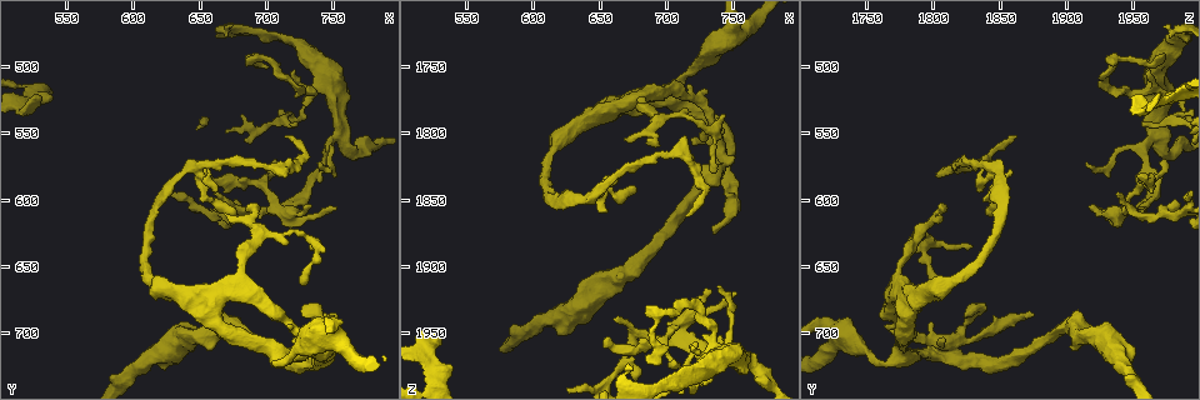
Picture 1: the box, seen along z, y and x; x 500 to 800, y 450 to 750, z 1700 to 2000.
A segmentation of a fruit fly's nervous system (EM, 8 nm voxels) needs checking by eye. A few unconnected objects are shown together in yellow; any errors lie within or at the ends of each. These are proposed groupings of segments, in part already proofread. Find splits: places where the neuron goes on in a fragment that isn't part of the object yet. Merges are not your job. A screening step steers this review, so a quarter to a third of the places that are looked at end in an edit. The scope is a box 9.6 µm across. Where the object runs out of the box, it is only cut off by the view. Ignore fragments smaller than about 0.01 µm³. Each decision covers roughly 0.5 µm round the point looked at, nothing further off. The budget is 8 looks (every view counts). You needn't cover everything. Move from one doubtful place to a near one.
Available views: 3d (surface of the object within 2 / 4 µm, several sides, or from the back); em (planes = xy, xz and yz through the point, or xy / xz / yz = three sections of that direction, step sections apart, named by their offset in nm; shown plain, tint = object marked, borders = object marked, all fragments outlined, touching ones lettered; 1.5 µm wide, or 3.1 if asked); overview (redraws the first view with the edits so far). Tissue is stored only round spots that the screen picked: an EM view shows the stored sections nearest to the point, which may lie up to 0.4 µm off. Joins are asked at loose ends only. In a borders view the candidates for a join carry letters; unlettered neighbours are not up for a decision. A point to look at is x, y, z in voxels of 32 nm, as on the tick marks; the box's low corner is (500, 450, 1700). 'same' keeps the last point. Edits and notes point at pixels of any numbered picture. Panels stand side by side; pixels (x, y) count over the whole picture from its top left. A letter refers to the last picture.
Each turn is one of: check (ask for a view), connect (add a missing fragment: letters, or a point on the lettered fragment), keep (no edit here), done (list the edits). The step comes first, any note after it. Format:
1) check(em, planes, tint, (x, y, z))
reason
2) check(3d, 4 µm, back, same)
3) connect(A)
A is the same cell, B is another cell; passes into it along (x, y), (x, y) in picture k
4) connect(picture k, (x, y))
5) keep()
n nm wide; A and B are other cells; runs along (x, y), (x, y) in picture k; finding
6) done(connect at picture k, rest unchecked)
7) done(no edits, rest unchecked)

check(em, planes, tint, (674, 468, 1974))
free end

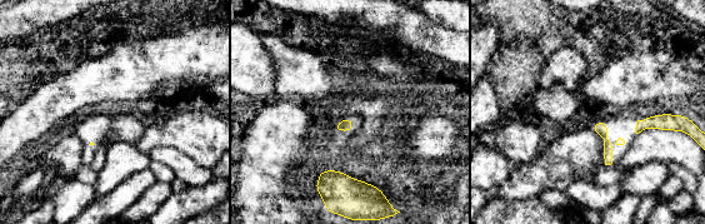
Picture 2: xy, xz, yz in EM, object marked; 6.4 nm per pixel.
check(em, planes, borders, same)

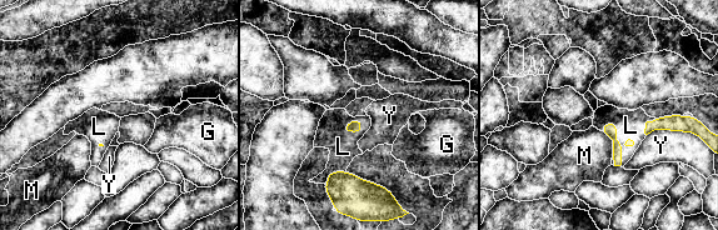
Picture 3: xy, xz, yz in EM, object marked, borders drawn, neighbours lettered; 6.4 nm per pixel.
connect(L)
L is the same cell, G, M and Y are other cells; it goes on there

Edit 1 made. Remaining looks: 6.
check(em, planes, borders, (662, 594, 1834))
an open end

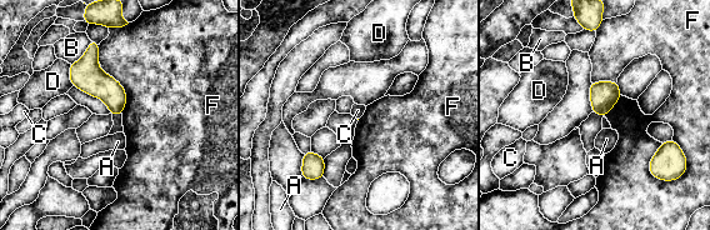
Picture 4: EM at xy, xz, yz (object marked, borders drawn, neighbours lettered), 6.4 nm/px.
keep()
A, B, C, D and F are other cells; no lettered fragment goes on from it

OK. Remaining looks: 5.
check(em, planes, borders, (734, 634, 1830))
tapers out

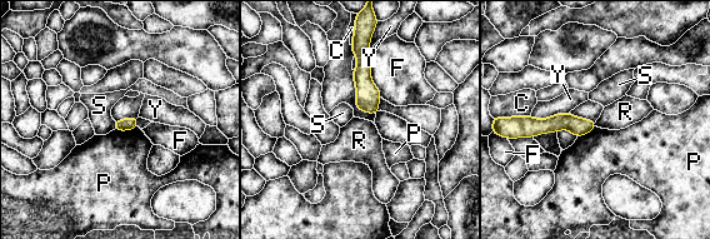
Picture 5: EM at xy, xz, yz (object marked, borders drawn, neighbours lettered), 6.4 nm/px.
keep()
80 nm wide; C, F, P, R, S and Y are other cells; runs along (355, 45), (374, 110) in picture 5; none of them fits

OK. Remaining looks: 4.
done(connect at picture 3, rest unchecked)

